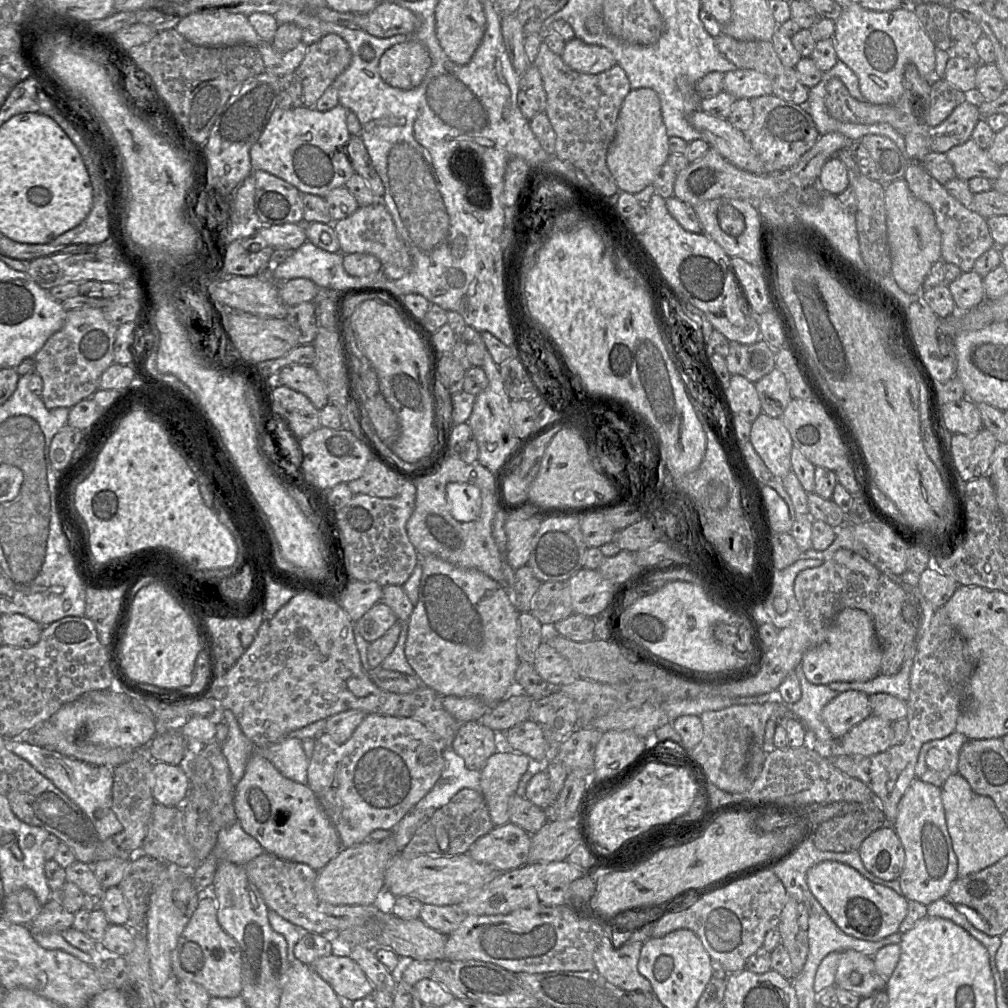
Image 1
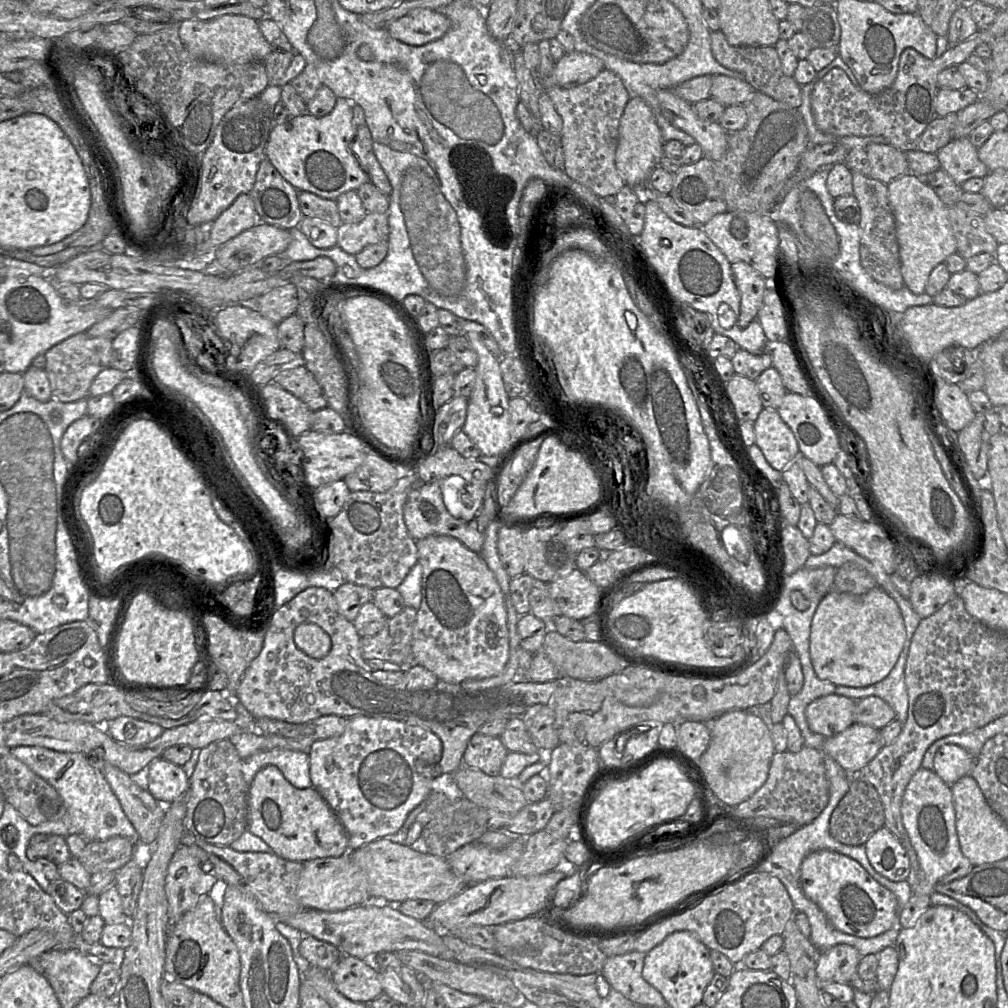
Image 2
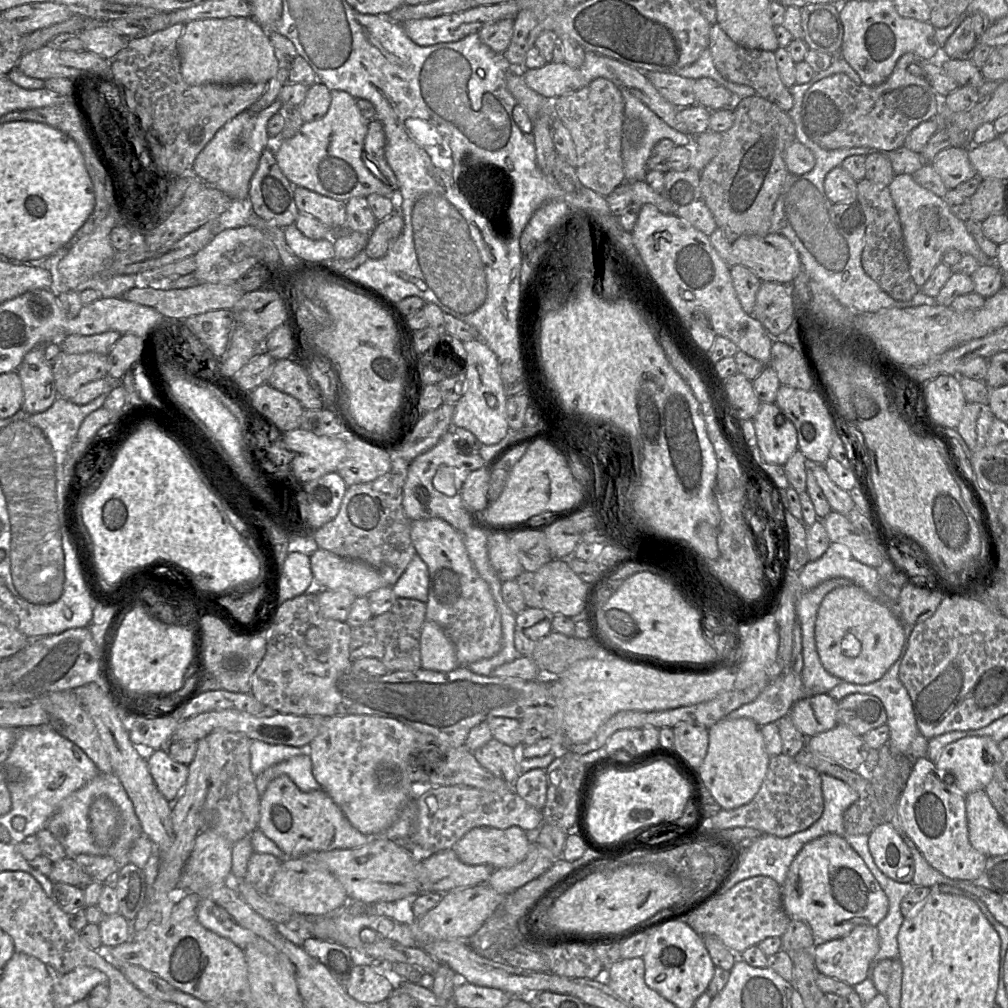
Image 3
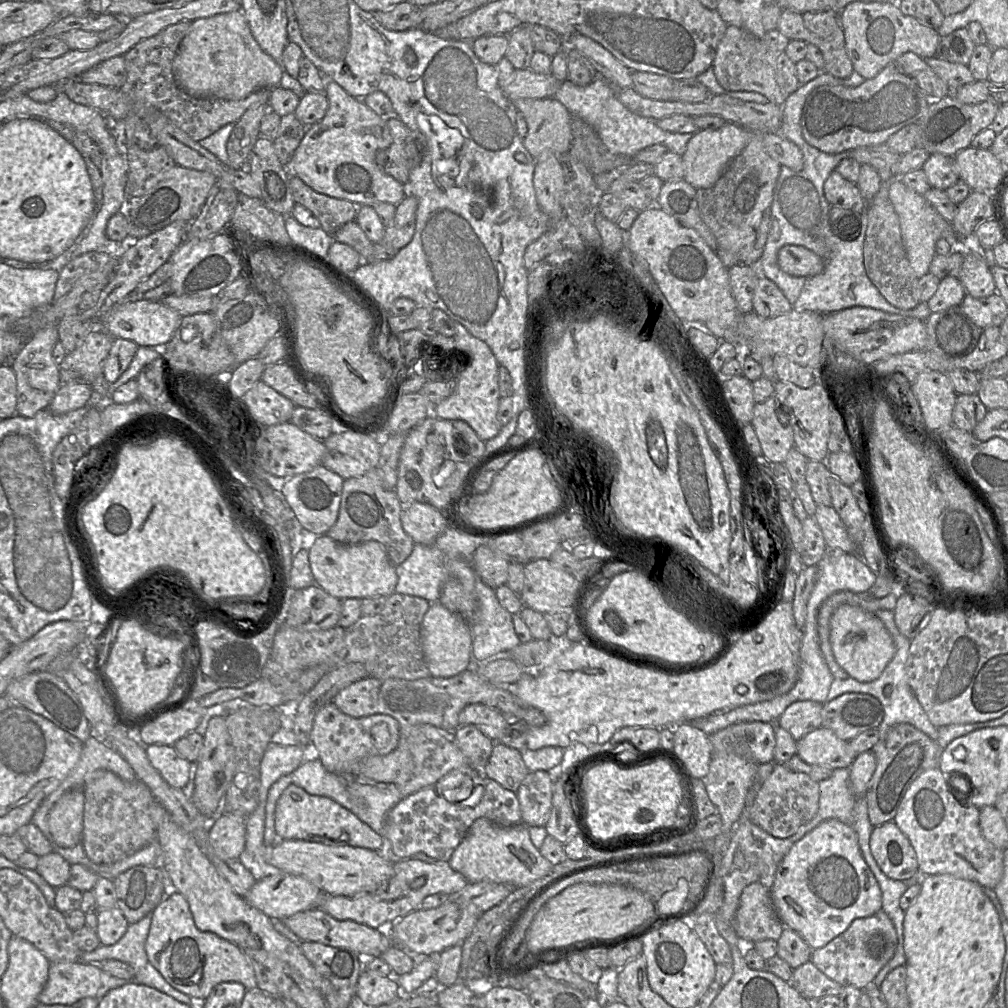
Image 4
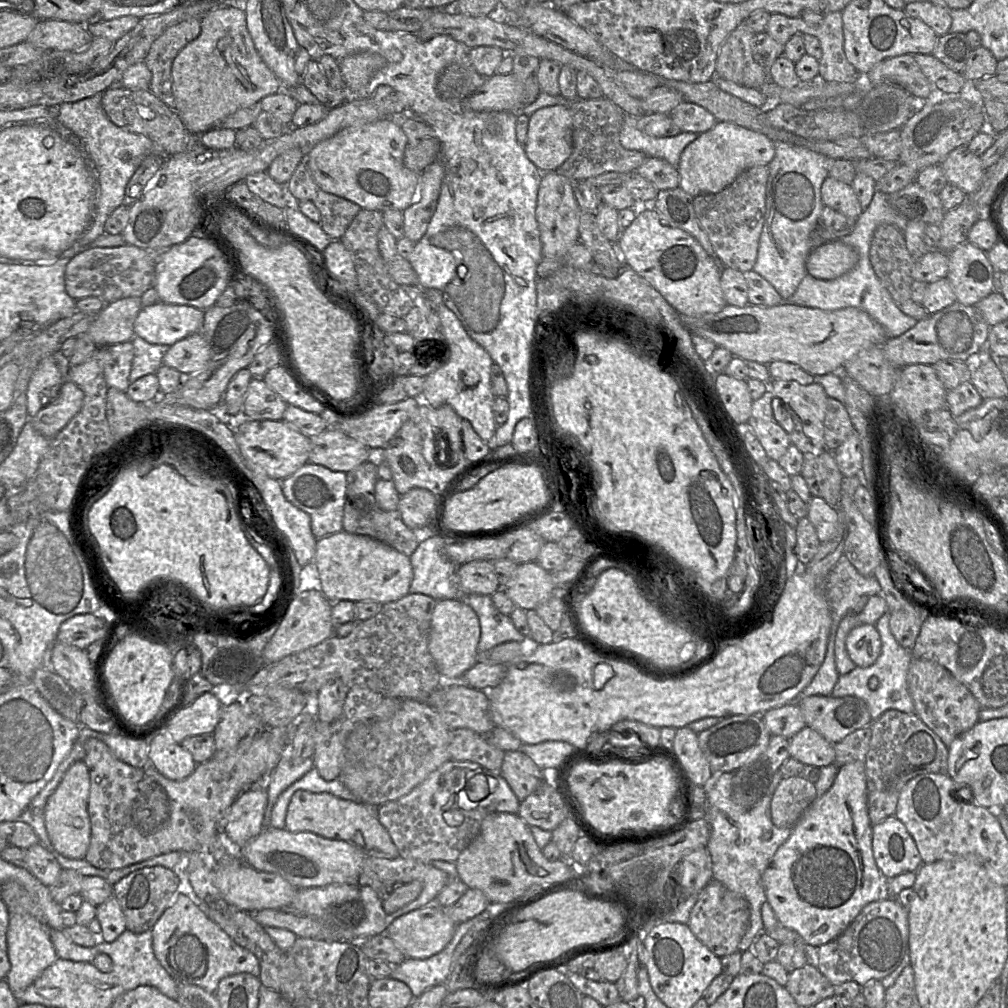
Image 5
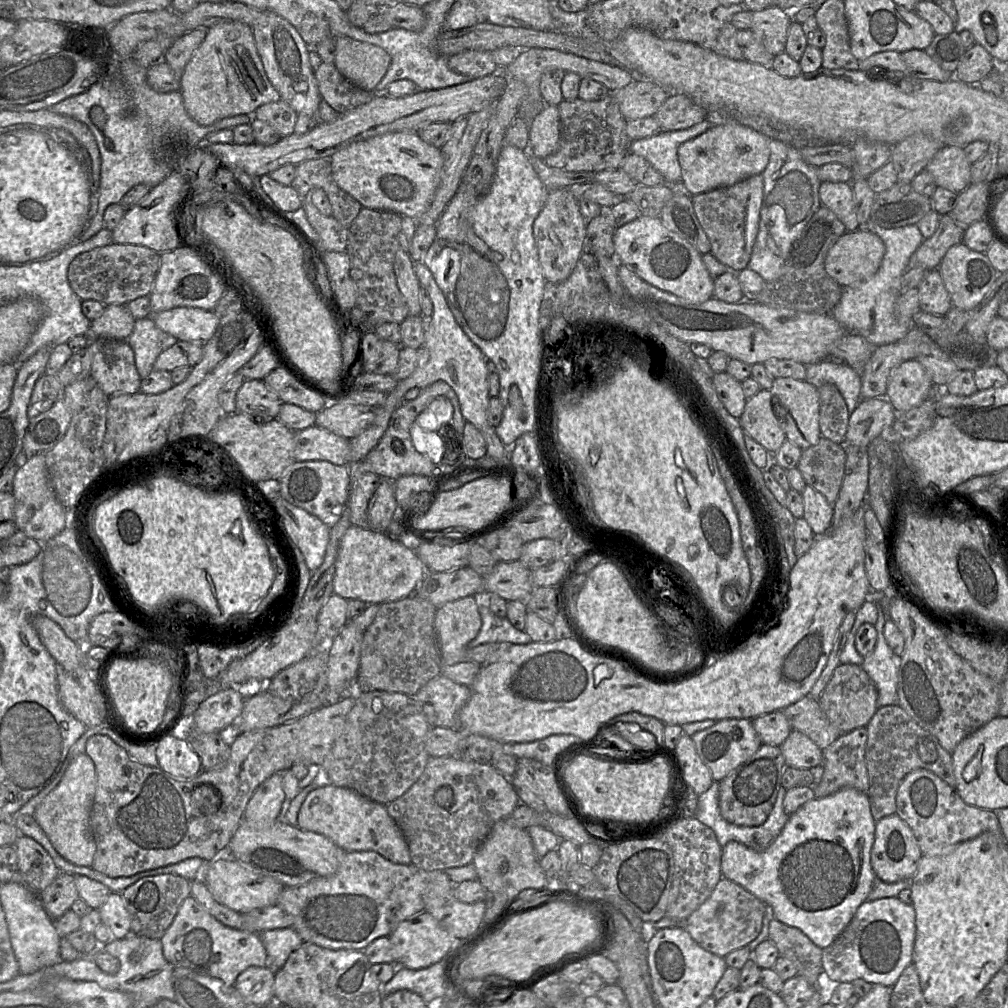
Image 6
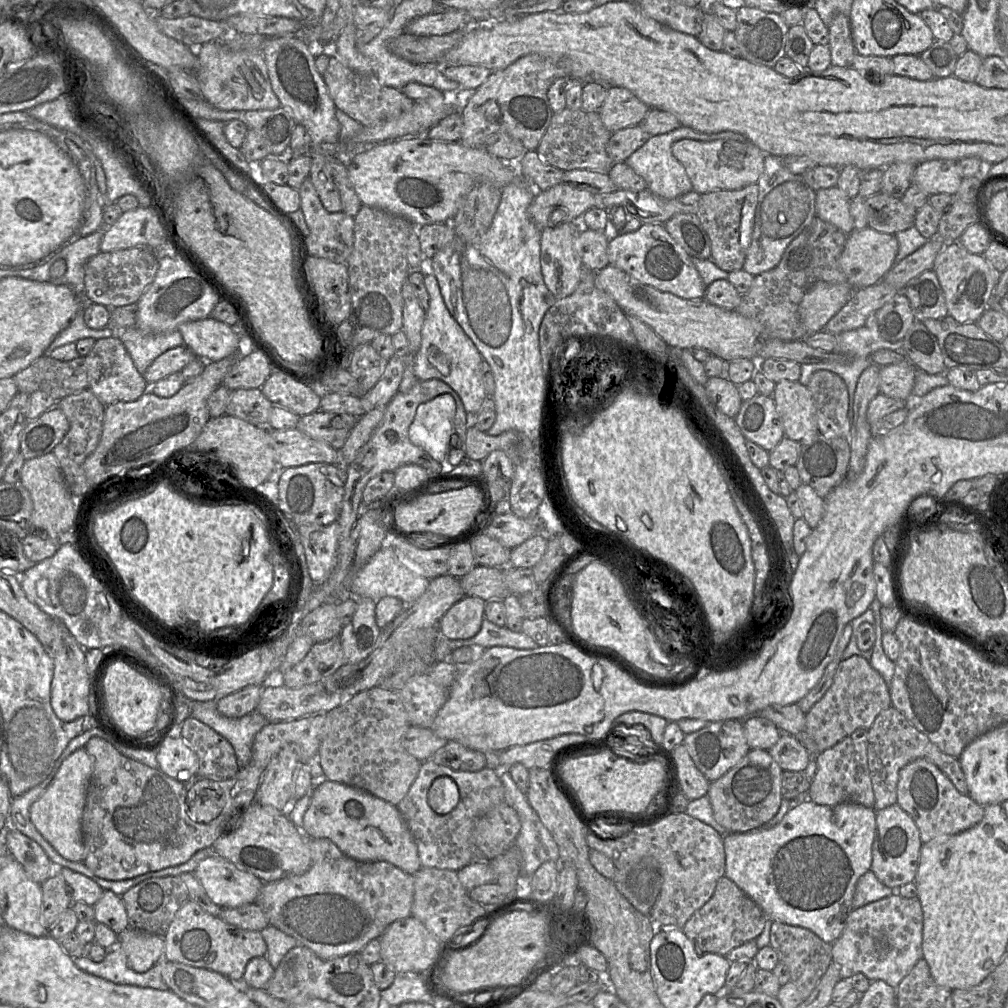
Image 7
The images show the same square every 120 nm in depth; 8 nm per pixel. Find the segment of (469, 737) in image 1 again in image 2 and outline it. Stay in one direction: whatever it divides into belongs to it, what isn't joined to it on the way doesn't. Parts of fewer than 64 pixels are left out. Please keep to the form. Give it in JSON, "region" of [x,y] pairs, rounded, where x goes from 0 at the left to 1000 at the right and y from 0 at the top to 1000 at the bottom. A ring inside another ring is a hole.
{"region":[[[471,727],[464,736],[459,758],[474,763],[485,770],[494,770],[504,744],[496,731]]]}

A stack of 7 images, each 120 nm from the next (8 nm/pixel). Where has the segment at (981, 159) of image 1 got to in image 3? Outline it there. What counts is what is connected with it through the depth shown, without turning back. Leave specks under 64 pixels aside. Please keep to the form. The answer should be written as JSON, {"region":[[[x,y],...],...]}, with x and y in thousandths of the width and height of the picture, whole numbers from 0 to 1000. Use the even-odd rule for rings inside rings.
{"region":[[[940,146],[926,158],[925,165],[933,174],[939,188],[946,188],[952,182],[968,175],[957,146]]]}

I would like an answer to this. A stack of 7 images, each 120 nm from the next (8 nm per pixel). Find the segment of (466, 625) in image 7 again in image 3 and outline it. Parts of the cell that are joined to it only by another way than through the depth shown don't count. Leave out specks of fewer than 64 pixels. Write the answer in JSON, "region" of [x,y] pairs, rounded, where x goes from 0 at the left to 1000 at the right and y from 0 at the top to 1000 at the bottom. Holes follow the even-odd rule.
{"region":[[[425,615],[421,617],[417,641],[420,664],[446,667],[456,661],[450,639],[432,617]]]}

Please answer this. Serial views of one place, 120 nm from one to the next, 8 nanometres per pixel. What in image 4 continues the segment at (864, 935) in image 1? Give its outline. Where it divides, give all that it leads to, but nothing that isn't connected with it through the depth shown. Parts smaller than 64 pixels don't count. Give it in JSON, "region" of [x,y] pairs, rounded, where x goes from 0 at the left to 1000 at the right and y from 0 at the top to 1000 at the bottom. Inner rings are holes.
{"region":[[[830,813],[814,815],[785,840],[771,861],[765,893],[778,920],[791,925],[807,942],[820,938],[848,912],[862,910],[875,901],[874,882],[855,849],[849,825]]]}

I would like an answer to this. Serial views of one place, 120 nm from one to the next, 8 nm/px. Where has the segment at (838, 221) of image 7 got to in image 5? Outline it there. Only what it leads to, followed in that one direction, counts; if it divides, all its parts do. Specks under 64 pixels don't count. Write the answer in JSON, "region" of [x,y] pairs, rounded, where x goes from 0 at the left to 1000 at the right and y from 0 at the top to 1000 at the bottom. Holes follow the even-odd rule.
{"region":[[[821,175],[814,185],[817,204],[823,205],[839,215],[851,217],[856,206],[843,183]]]}

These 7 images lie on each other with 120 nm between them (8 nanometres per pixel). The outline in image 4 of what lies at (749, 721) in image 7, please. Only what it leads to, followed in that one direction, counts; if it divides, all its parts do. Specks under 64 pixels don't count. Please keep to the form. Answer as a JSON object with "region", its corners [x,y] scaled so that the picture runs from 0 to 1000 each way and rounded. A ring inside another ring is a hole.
{"region":[[[805,694],[790,695],[779,703],[768,718],[781,724],[792,735],[815,721],[816,698]]]}

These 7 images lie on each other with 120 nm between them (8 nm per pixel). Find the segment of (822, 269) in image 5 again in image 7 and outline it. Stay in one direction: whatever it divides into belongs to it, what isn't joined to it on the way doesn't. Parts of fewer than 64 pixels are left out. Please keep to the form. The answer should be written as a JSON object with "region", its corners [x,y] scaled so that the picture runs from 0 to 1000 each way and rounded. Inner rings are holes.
{"region":[[[863,225],[846,228],[840,233],[838,244],[831,262],[840,276],[840,280],[848,287],[865,284],[871,281],[888,262],[891,239],[887,232],[869,229]]]}

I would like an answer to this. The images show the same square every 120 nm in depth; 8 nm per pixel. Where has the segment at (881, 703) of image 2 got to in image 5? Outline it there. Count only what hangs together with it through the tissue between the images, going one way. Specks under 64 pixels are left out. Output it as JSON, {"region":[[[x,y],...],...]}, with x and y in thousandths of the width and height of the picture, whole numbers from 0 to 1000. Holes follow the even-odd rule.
{"region":[[[808,689],[791,696],[800,720],[808,723],[825,738],[845,726],[863,720],[865,712],[860,698],[847,690]]]}

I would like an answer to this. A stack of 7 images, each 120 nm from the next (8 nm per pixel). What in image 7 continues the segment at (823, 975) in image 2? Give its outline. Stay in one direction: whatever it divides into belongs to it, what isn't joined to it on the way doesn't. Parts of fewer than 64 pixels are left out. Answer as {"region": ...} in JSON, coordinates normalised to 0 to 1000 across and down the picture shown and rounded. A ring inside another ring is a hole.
{"region":[[[890,884],[885,888],[846,902],[833,930],[825,937],[825,954],[833,958],[834,971],[856,965],[863,973],[875,972],[886,980],[899,969],[915,945],[916,904],[911,890],[897,891]]]}

